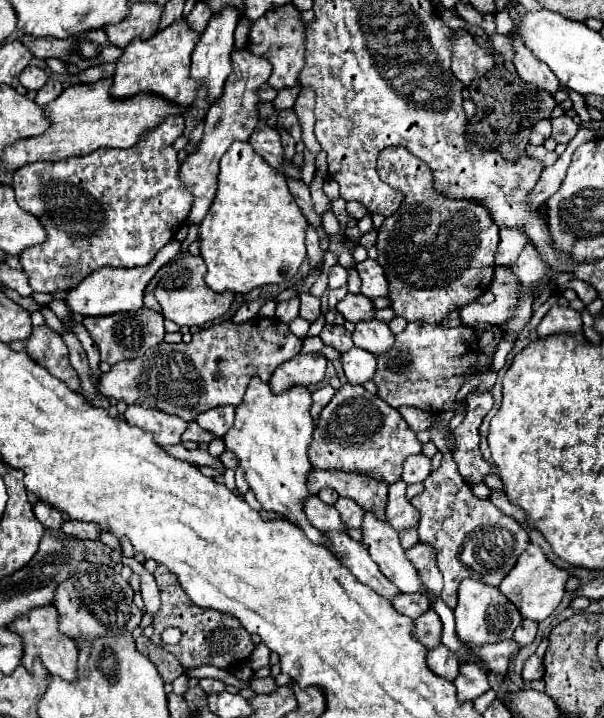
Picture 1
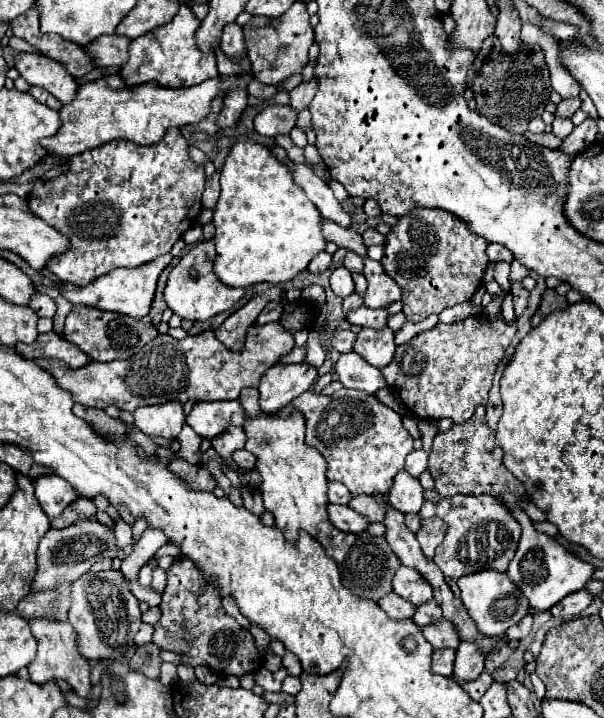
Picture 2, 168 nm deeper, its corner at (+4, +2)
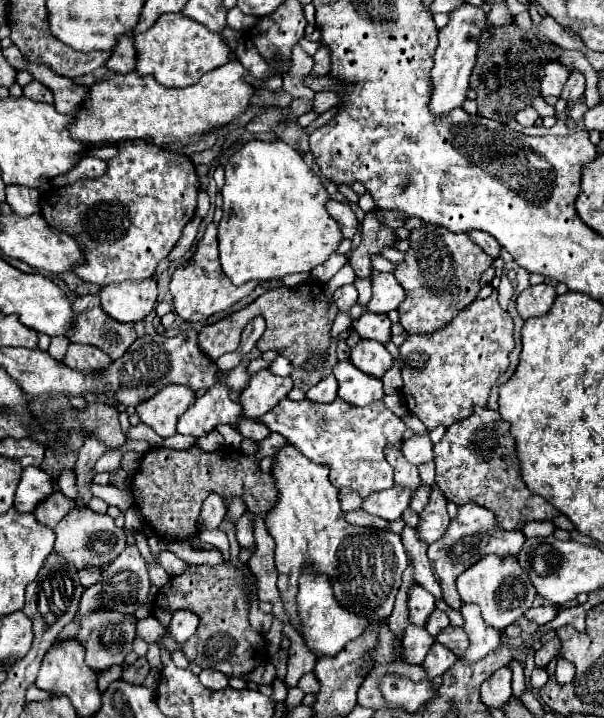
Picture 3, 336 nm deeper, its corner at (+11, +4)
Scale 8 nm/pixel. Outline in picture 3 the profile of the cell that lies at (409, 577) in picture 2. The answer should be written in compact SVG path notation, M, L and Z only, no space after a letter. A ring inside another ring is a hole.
M412 585L410 587L410 595L408 595L408 611L410 611L410 621L414 625L424 625L428 615L434 609L434 595L424 591L424 587L420 585Z

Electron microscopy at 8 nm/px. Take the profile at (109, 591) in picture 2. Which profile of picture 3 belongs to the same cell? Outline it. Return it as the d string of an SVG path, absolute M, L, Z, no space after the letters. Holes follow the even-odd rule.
M92 611L88 615L78 617L80 623L80 631L76 635L76 639L84 645L86 649L86 663L92 669L106 669L110 665L120 665L124 661L124 657L132 651L132 641L134 641L134 625L136 619L134 617L126 617L124 613L116 613L116 611Z

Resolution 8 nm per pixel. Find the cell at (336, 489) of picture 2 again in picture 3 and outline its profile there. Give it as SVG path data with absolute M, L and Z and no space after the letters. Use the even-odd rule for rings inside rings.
M342 487L342 489L338 489L338 495L340 495L340 507L342 507L342 511L360 509L360 505L362 505L362 497L360 497L358 493L354 493L352 489Z

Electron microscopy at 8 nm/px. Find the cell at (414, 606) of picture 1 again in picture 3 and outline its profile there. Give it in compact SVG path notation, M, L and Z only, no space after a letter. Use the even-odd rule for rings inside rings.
M436 609L436 611L432 611L432 615L428 617L426 629L428 629L428 633L434 637L438 631L442 631L442 629L444 629L444 627L448 627L448 625L450 625L448 615L446 615L446 613L442 613L440 609Z

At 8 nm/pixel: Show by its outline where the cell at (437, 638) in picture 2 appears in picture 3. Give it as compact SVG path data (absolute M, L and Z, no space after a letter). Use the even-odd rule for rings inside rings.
M448 625L444 631L440 631L436 637L434 637L438 643L446 645L450 651L454 651L454 655L462 655L464 649L468 647L468 637L464 633L462 627L452 627Z

